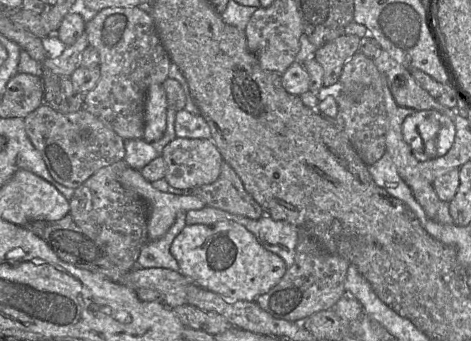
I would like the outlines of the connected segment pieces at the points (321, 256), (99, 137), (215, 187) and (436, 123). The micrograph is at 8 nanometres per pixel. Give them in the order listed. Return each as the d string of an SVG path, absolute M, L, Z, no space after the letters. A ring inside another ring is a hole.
M299 228L294 263L274 287L256 299L256 303L276 318L303 325L307 317L332 309L344 296L349 266L346 259L328 252L307 230Z
M43 103L24 118L25 130L41 154L48 172L59 184L76 190L100 169L124 160L125 140L86 108L60 113Z
M225 161L215 182L185 193L198 197L207 206L246 218L259 219L265 214L262 206L245 190L240 177Z
M437 110L417 111L405 118L402 135L419 161L443 156L452 143L455 128L451 119Z

